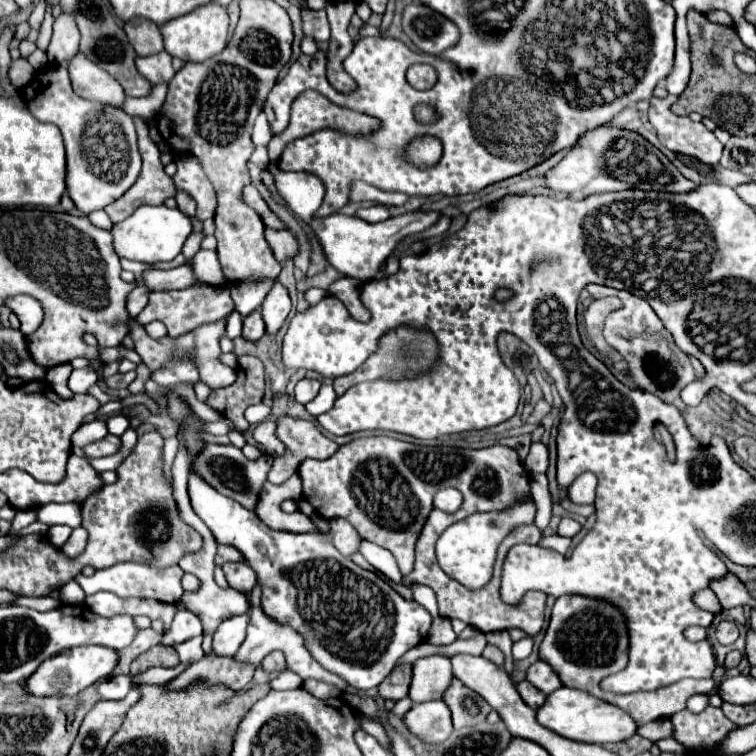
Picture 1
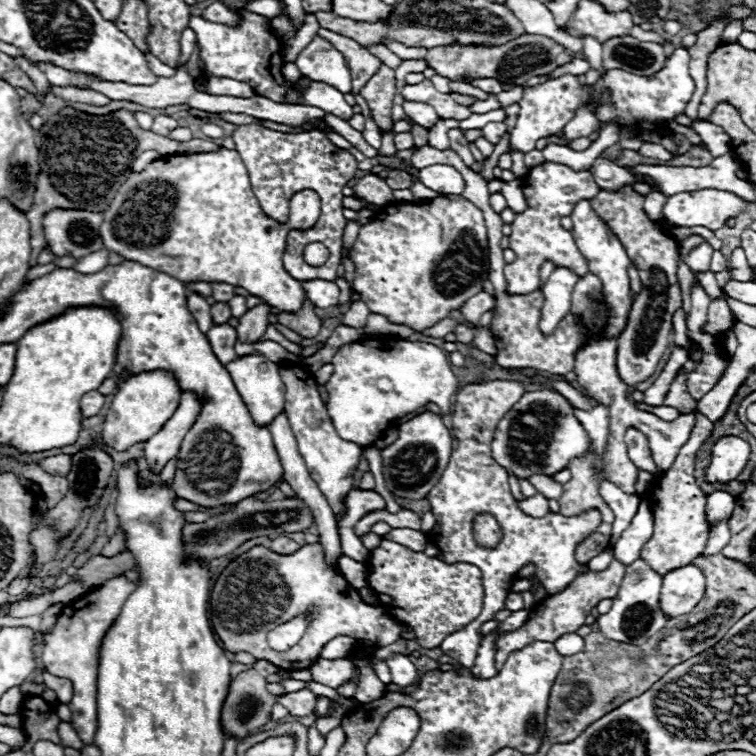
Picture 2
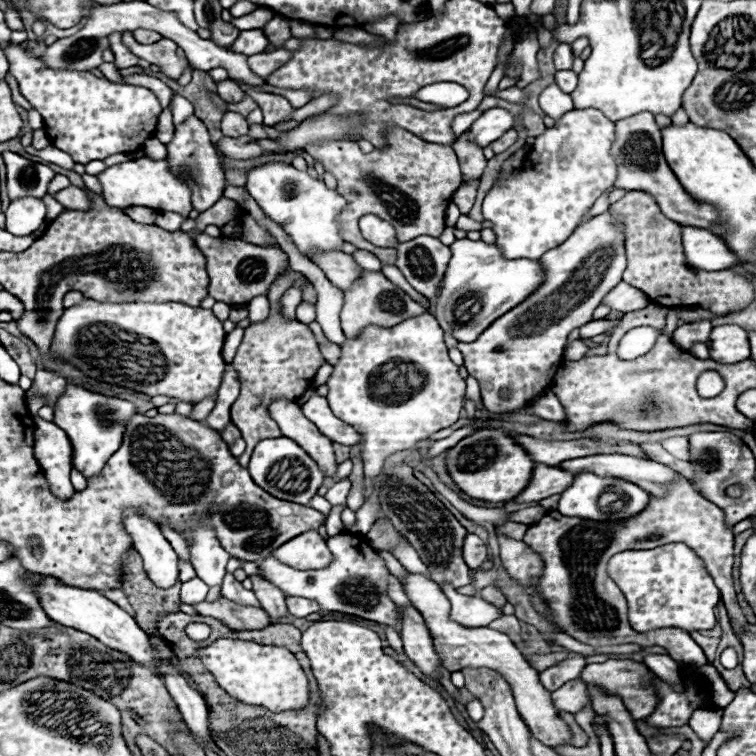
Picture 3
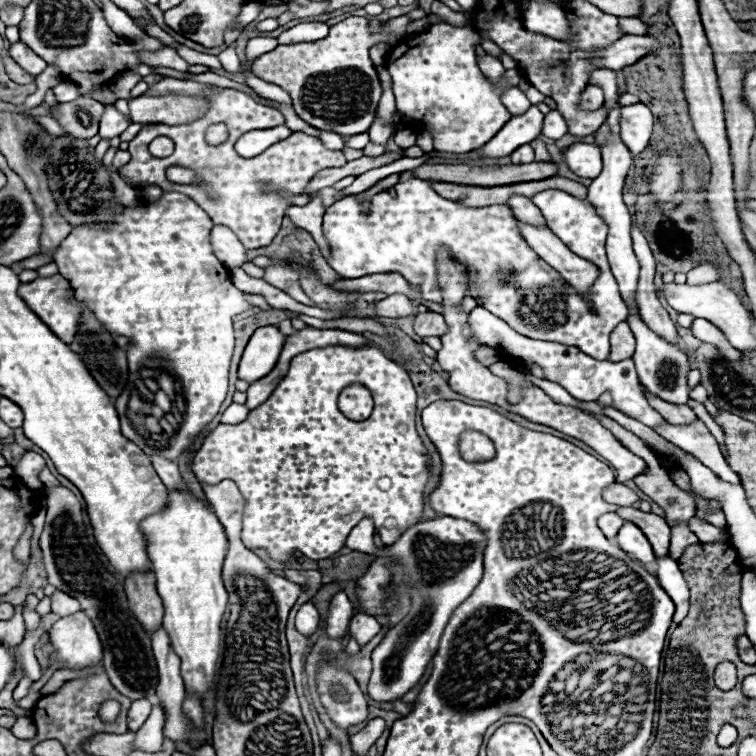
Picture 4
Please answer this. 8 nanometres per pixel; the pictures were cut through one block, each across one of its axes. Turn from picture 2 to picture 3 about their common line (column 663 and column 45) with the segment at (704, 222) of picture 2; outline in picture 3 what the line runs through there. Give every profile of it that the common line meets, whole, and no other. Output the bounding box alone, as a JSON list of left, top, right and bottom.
[6,198,46,236]

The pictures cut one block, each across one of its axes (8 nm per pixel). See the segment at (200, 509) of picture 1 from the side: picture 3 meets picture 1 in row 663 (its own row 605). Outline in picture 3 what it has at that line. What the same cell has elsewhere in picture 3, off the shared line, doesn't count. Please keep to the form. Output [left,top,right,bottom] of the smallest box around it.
[258,532,398,628]

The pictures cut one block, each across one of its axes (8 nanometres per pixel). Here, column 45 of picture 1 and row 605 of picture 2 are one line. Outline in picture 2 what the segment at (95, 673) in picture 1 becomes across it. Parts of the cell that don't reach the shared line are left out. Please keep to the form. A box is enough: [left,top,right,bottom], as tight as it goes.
[662,566,706,618]

